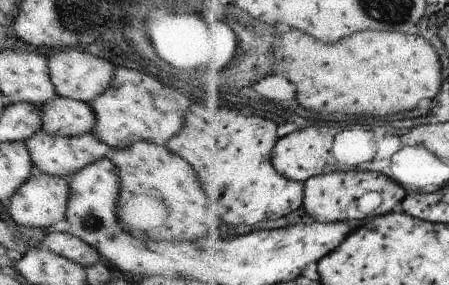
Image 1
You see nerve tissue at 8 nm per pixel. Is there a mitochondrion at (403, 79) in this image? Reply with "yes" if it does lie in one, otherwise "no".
no

